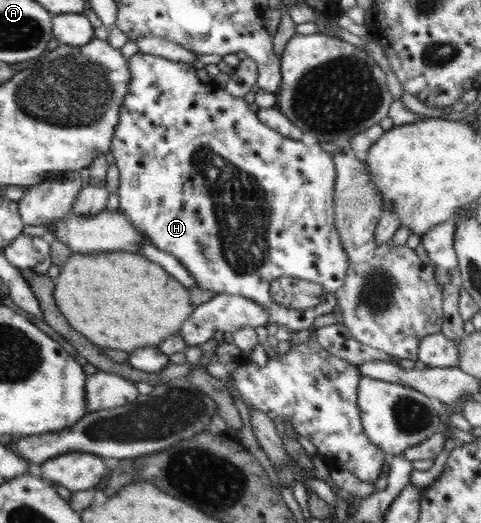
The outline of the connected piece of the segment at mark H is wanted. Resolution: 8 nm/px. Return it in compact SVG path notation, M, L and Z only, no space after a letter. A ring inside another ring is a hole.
M140 52L130 57L128 68L130 71L128 92L124 95L119 110L119 123L115 128L110 147L111 155L115 158L115 165L120 173L119 205L121 212L127 216L127 220L131 221L131 224L135 225L135 228L141 231L141 234L145 235L154 247L179 260L195 279L197 288L211 290L217 294L239 295L252 299L268 313L268 323L277 323L298 332L311 327L313 321L320 315L333 312L337 306L335 293L345 283L349 261L347 253L343 251L339 232L335 228L335 209L332 201L336 171L332 154L320 148L319 143L309 147L301 140L288 138L271 129L266 123L261 123L257 112L249 108L245 98L229 94L222 87L221 80L207 85L201 83L192 64L175 62L158 55ZM282 276L297 277L321 285L325 290L325 298L314 308L304 310L277 303L271 298L270 286L273 279Z

